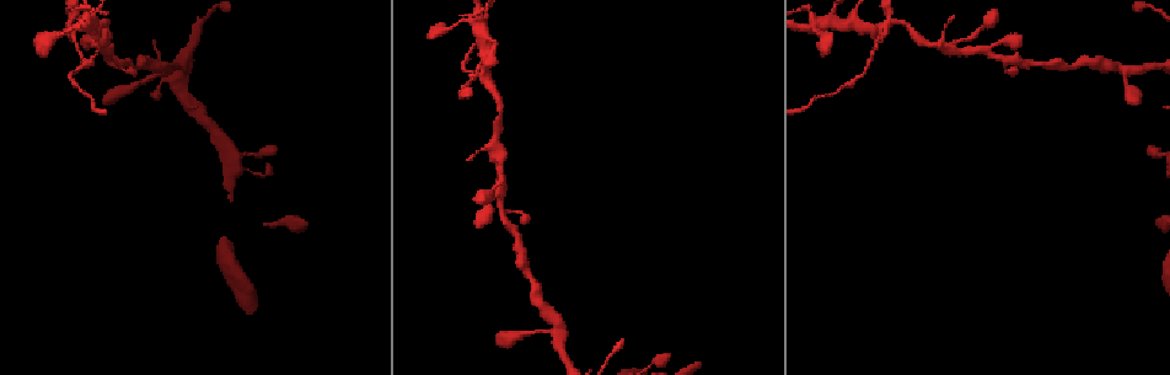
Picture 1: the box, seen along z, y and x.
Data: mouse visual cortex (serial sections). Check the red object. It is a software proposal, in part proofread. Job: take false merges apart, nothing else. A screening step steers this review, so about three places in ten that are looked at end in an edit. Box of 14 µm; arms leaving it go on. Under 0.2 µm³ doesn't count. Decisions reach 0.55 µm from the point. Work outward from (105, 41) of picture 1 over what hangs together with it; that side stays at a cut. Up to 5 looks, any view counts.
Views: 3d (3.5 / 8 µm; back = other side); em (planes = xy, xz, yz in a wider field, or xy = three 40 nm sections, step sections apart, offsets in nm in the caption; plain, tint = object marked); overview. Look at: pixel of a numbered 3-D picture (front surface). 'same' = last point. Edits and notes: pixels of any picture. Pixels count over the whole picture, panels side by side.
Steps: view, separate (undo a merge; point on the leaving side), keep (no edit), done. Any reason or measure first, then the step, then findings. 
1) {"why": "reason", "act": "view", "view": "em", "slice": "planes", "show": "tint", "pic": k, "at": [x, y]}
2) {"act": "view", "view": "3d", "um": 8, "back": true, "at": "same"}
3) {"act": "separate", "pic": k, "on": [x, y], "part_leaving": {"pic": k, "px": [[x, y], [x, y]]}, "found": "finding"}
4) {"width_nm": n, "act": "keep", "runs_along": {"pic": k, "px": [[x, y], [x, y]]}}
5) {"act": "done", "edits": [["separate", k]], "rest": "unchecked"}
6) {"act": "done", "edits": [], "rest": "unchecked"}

{"why": "branch point", "act": "view", "view": "3d", "um": 3.5, "pic": 1, "at": [86, 60]}

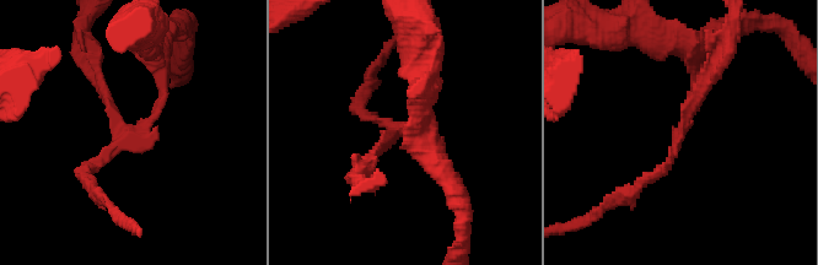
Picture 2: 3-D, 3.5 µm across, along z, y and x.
{"arms": 3, "arm_widths_nm": [100, 150, 150], "why": "shape alone is not enough", "act": "view", "view": "em", "slice": "xy", "step": 2, "show": "tint", "pic": 2, "at": [674, 133]}

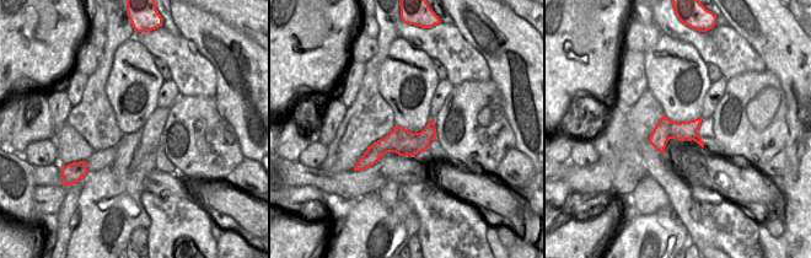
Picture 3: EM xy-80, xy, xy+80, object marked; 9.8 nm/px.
{"width_nm": 260, "act": "separate", "pic": 2, "on": [128, 144], "part_leaving": {"pic": 2, "px": [[154, 114], [127, 134], [97, 61]]}, "found": "two cells meet here"}

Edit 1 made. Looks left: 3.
{"why": "sudden change in width", "act": "view", "view": "3d", "um": 3.5, "pic": 1, "at": [480, 17]}

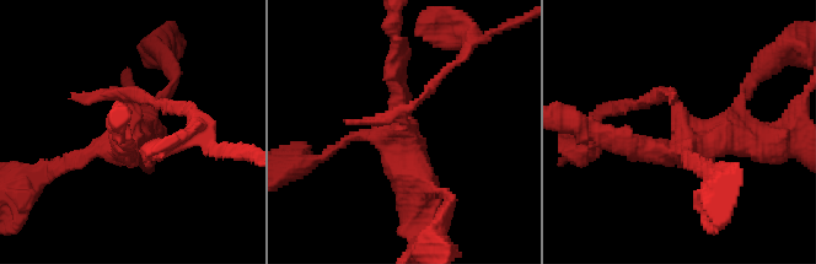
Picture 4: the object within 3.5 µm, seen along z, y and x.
{"why": "now the EM", "act": "view", "view": "em", "slice": "xy", "step": 2, "show": "tint", "pic": 4, "at": [131, 105]}

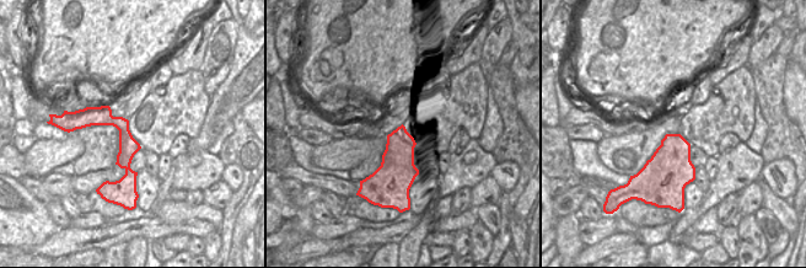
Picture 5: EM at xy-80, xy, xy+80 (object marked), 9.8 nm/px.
{"act": "separate", "pic": 4, "on": [431, 86], "part_leaving": {"pic": 4, "px": [[401, 120], [401, 112], [470, 55]]}, "found": "two cells meet here"}

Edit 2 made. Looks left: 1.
{"act": "done", "edits": [["separate", 2], ["separate", 4]], "rest": "unchecked"}

